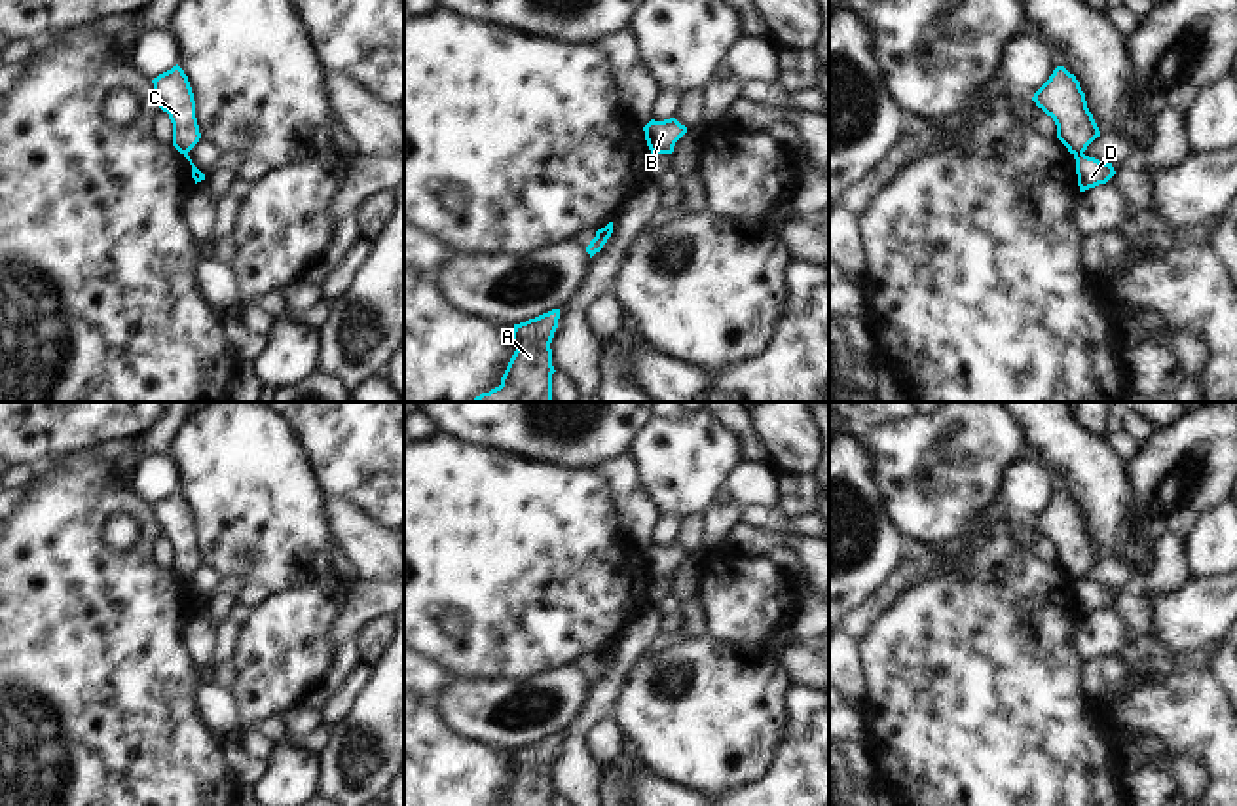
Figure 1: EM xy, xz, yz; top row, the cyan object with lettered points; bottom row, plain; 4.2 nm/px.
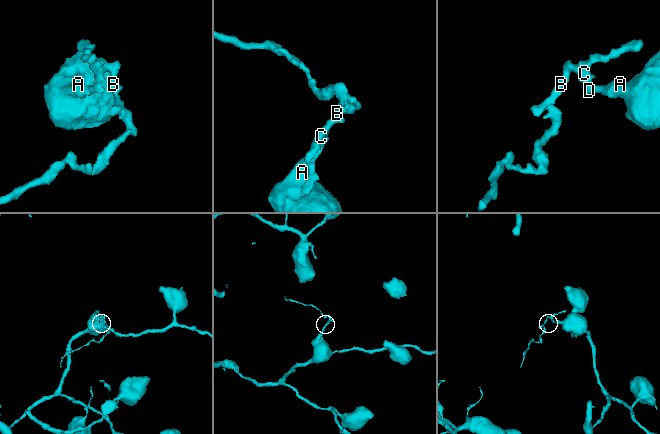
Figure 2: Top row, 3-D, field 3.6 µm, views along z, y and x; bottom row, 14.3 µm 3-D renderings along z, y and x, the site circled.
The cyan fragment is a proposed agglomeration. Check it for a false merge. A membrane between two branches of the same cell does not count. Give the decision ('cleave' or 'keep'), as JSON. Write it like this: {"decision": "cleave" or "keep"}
{"decision": "cleave"}

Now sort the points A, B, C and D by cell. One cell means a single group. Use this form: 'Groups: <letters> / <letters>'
Groups: A D / B C.

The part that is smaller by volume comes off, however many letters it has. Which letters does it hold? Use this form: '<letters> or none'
B, C.

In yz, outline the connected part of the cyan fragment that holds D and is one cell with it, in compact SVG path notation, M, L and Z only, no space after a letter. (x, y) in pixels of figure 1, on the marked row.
M1074 154L1080 192L1106 184L1114 174L1112 163L1099 161L1085 154Z

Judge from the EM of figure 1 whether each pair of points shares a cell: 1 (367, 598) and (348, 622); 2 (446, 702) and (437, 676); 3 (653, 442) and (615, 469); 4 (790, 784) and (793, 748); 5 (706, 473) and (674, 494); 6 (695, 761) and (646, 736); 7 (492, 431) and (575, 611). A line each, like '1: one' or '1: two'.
1: one
2: two
3: two
4: one
5: one
6: one
7: two

